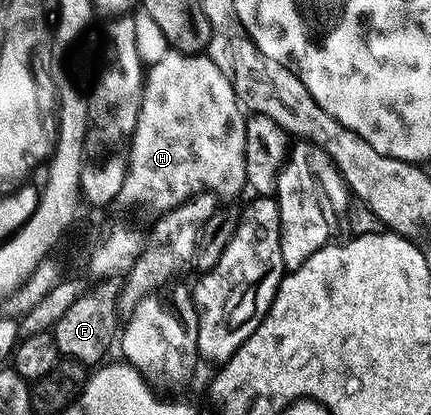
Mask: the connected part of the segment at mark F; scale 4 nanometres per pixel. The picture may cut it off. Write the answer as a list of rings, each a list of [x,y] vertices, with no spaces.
[[[103,278],[100,284],[95,284],[91,289],[80,291],[78,298],[61,314],[61,318],[53,327],[53,335],[59,347],[60,357],[76,360],[84,366],[95,366],[104,359],[103,355],[111,348],[111,343],[116,343],[117,305],[119,302],[120,281],[115,278]]]

